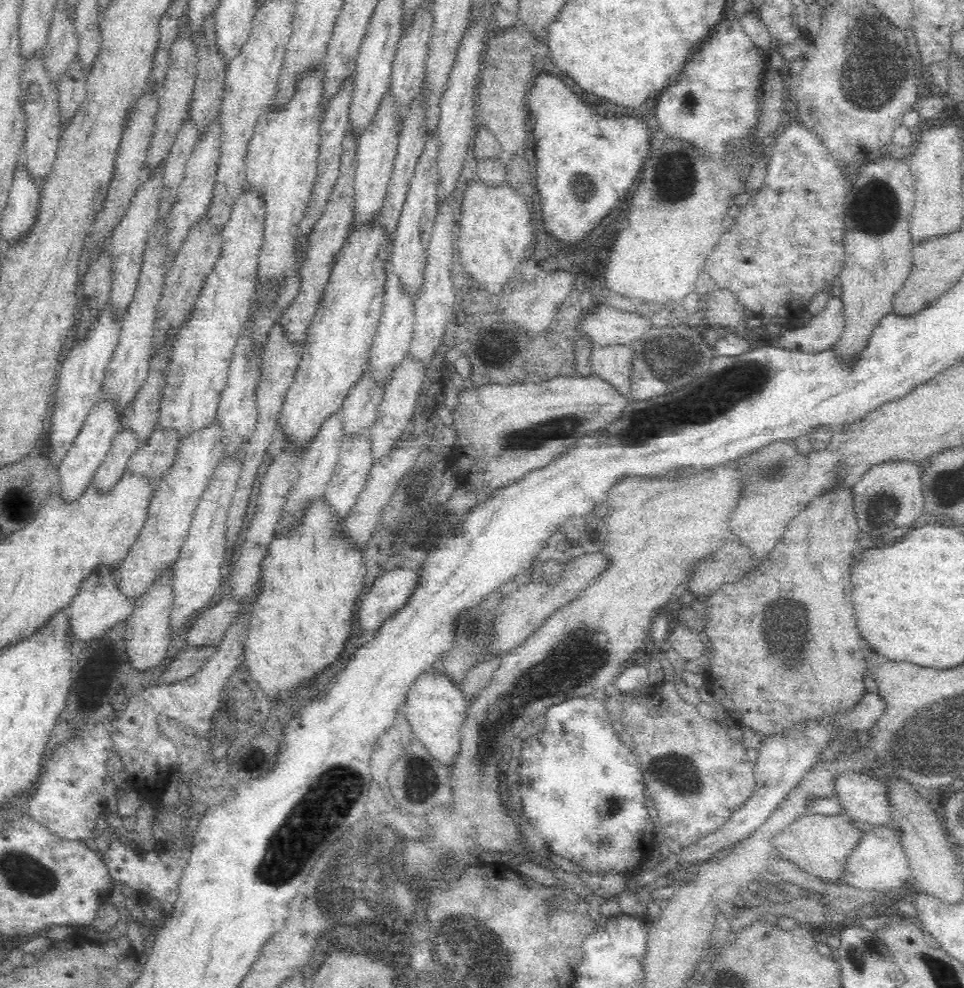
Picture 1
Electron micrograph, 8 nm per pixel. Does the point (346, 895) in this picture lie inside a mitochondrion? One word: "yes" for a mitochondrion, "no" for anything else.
yes

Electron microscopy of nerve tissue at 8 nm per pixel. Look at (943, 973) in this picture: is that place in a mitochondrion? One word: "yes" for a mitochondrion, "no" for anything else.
yes

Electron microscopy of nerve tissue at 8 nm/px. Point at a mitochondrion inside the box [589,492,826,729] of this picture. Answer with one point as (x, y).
(788, 625)

